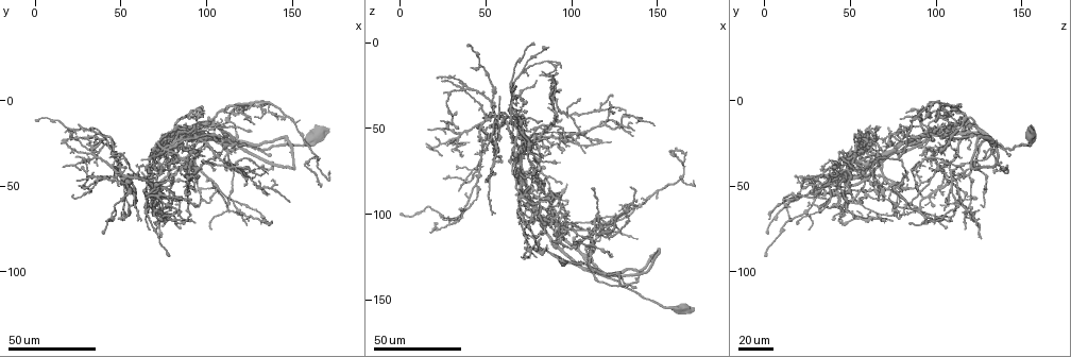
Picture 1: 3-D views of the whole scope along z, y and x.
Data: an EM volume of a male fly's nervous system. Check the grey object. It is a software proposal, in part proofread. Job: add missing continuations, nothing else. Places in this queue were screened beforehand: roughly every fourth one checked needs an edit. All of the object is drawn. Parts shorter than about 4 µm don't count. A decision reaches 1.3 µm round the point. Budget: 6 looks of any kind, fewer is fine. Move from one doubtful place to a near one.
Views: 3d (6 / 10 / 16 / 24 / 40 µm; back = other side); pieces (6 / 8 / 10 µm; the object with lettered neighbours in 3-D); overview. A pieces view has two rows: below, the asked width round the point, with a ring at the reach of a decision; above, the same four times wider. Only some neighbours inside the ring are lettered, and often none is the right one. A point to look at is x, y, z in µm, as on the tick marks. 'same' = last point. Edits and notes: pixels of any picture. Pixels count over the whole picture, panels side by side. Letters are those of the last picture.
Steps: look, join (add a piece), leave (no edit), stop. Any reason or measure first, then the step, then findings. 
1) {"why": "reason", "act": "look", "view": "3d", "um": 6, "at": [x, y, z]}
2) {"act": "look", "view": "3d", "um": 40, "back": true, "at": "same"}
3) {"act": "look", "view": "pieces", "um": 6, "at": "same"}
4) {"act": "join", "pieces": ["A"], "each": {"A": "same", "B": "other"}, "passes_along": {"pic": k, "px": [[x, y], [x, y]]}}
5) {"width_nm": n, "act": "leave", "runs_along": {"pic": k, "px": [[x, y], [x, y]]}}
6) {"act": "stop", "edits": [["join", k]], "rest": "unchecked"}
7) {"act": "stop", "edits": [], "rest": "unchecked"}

{"why": "an open end", "act": "look", "view": "3d", "um": 40, "at": [25, 14, 79]}

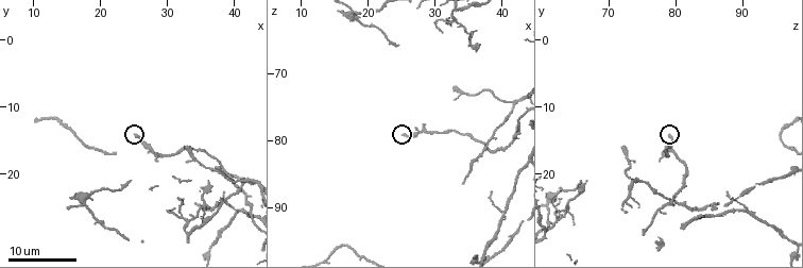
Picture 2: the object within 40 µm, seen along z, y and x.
{"act": "look", "view": "pieces", "um": 6, "at": [25.5, 14.5, 79.5]}

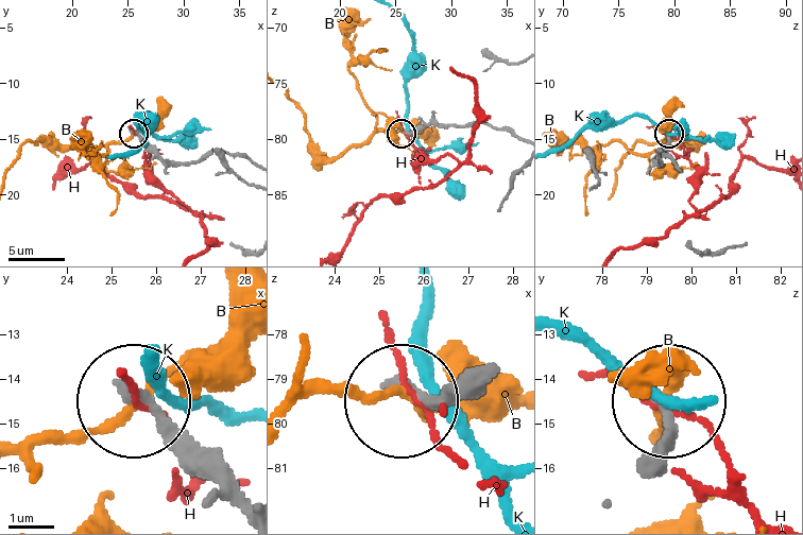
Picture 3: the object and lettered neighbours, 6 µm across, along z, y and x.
{"act": "leave", "each": {"B": "other", "H": "other", "K": "other"}, "runs_along": {"pic": 3, "px": [[240, 504], [141, 409]]}, "found": "none of them fits"}

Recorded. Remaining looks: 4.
{"why": "end of a long branch", "act": "look", "view": "3d", "um": 24, "at": [58, 62, 31]}

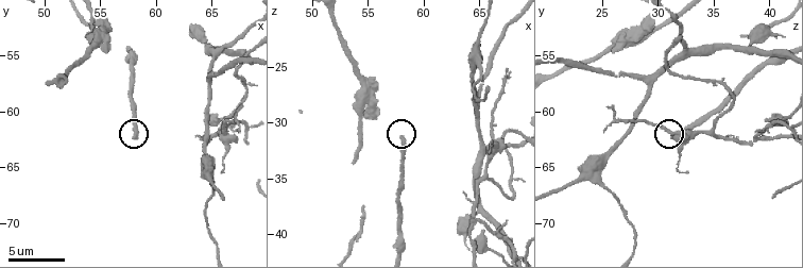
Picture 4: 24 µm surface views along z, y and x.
{"act": "look", "view": "pieces", "um": 6, "at": [58.2, 62.4, 31.4]}

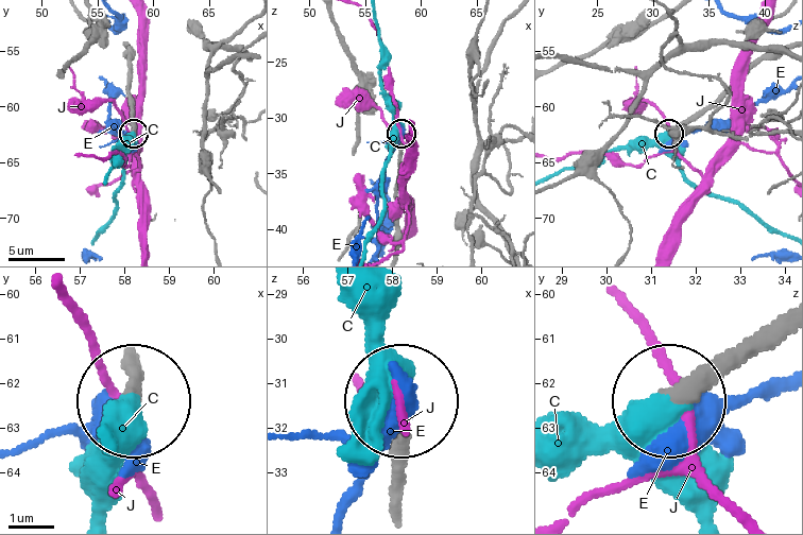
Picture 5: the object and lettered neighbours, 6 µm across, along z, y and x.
{"act": "join", "pieces": ["C"], "each": {"C": "same", "E": "other", "J": "other"}, "passes_along": {"pic": 5, "px": [[130, 346], [114, 506]]}, "found": "it goes on there"}

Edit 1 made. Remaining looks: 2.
{"act": "stop", "edits": [["join", 5]], "rest": "unchecked"}

